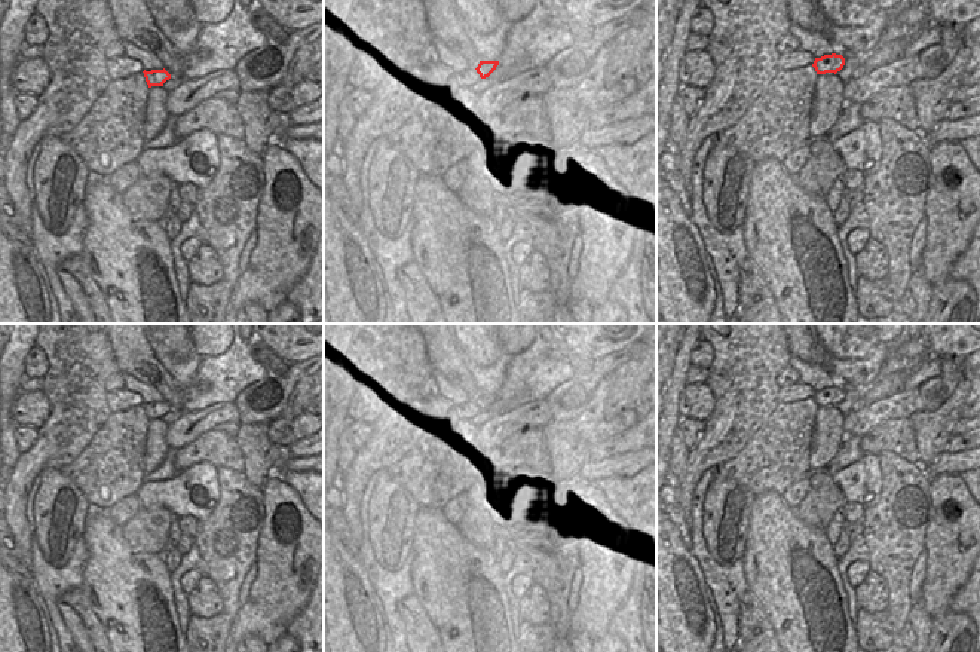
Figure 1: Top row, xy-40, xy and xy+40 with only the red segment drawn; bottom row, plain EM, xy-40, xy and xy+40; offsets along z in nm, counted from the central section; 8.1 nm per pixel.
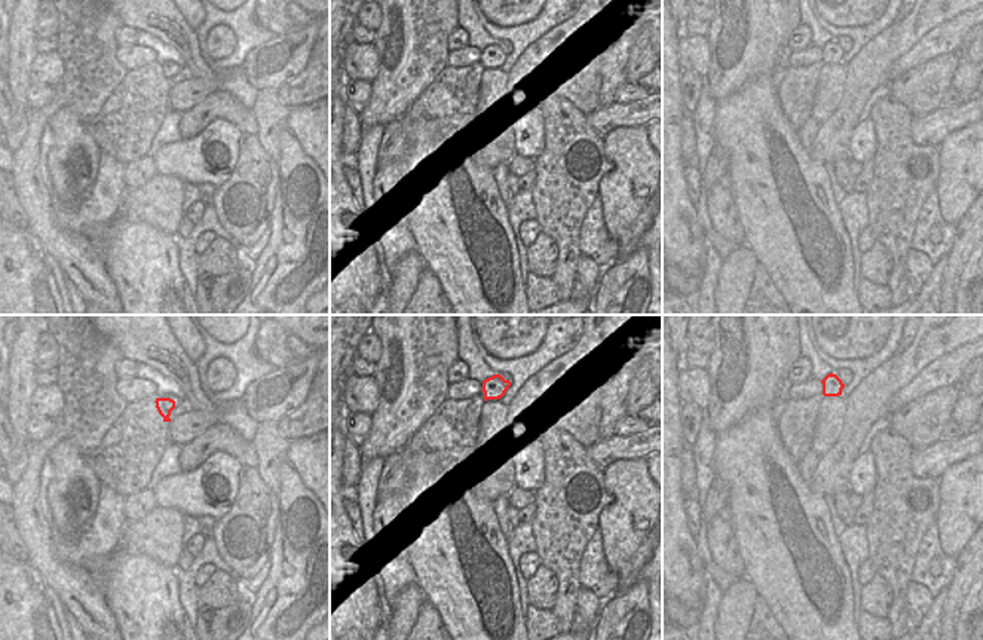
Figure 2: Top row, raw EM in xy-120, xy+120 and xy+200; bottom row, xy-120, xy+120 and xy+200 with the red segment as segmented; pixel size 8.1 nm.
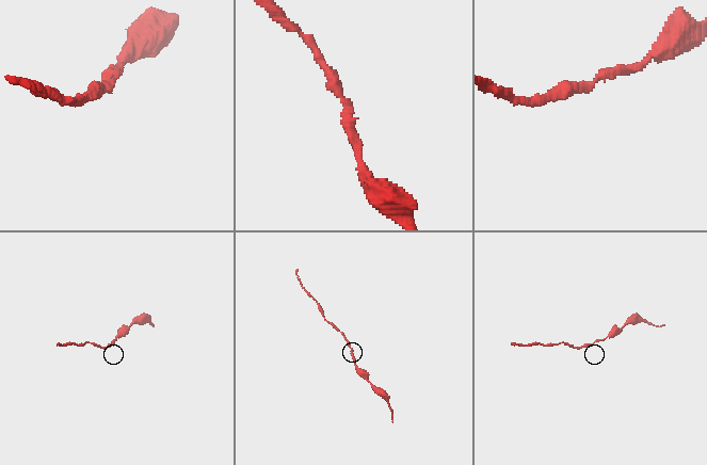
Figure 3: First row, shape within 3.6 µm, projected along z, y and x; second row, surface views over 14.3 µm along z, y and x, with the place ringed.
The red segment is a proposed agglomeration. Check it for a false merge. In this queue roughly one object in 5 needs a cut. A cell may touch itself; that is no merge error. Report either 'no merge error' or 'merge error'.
no merge error

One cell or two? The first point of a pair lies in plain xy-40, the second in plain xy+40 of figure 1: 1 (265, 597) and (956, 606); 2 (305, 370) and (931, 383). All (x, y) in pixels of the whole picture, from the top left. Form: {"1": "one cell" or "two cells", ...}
{"1": "two cells", "2": "two cells"}

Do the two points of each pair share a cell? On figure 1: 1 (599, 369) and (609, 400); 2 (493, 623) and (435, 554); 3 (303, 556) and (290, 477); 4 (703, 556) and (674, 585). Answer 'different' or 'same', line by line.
1: different
2: same
3: different
4: different

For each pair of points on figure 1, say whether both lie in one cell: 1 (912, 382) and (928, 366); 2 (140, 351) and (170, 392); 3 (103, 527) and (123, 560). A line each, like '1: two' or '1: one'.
1: one
2: one
3: one

